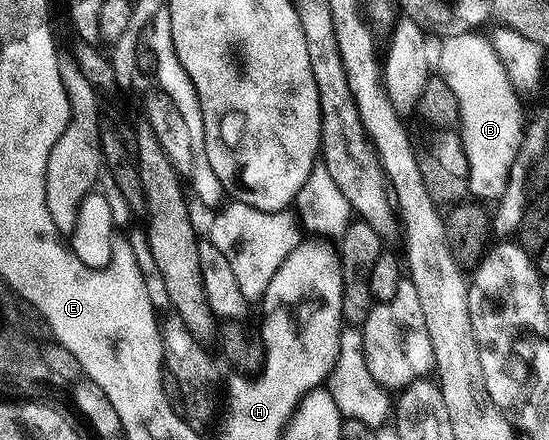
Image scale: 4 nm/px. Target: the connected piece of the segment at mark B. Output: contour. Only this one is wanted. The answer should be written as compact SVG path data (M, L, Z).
M473 31L444 36L440 44L437 72L445 86L453 90L453 98L457 98L459 134L469 162L468 193L479 202L498 201L507 189L525 127L520 93L511 85L505 66L486 35Z

